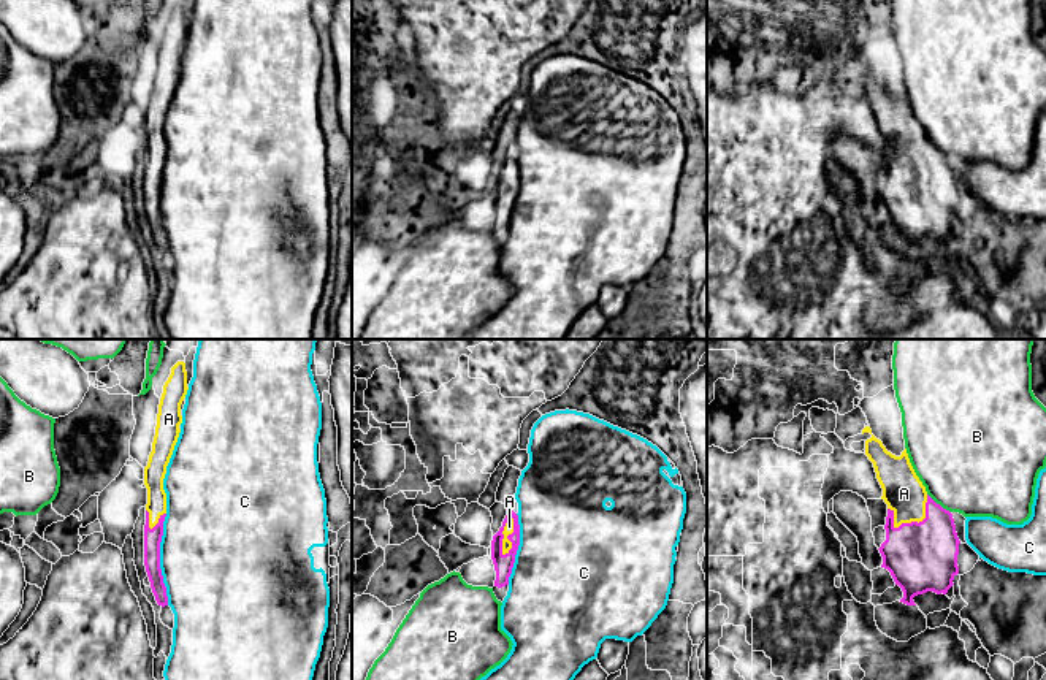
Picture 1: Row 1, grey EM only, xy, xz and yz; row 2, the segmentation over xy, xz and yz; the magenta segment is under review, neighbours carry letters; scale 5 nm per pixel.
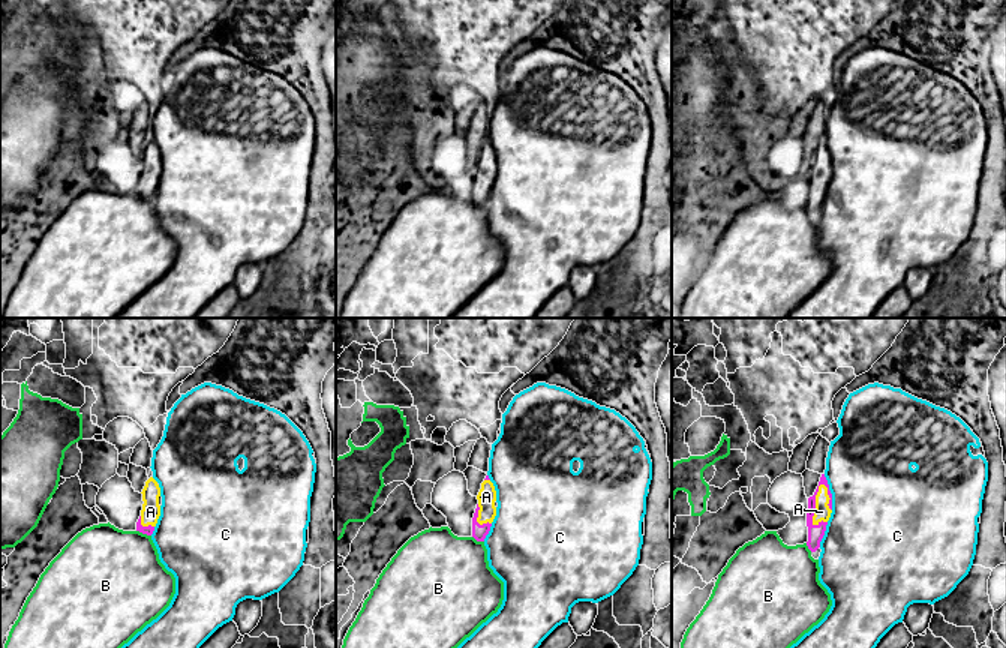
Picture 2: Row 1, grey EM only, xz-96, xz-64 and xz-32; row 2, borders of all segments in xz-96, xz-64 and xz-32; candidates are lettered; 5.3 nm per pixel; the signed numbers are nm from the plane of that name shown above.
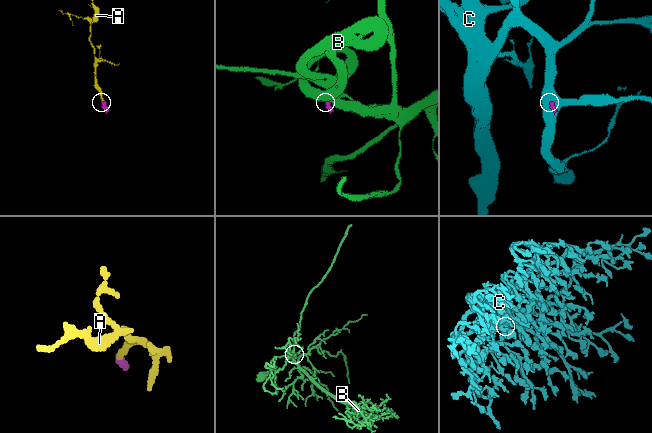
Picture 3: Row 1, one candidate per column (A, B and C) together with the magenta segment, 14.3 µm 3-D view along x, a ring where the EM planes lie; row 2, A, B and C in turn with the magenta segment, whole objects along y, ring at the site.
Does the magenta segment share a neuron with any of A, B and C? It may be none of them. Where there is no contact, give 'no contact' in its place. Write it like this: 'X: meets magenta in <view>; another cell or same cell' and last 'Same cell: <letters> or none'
A: meets magenta in xz; same cell
B: meets magenta in yz; another cell
C: meets magenta in xy; another cell
Same cell: A

